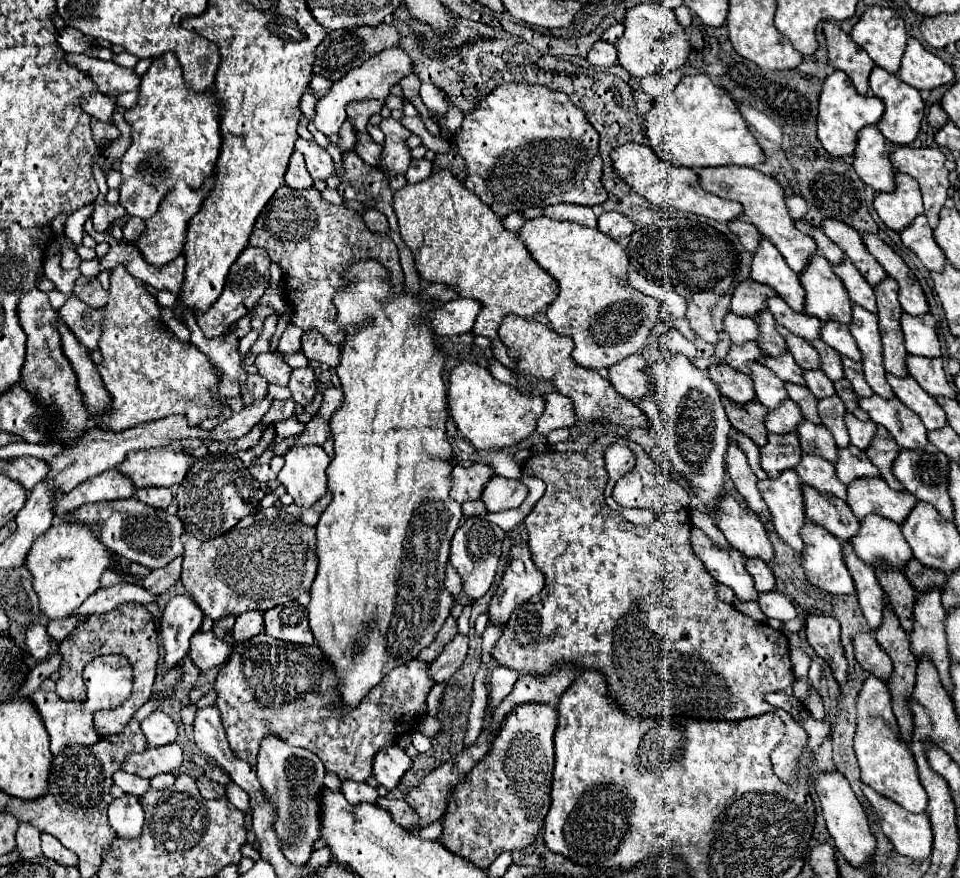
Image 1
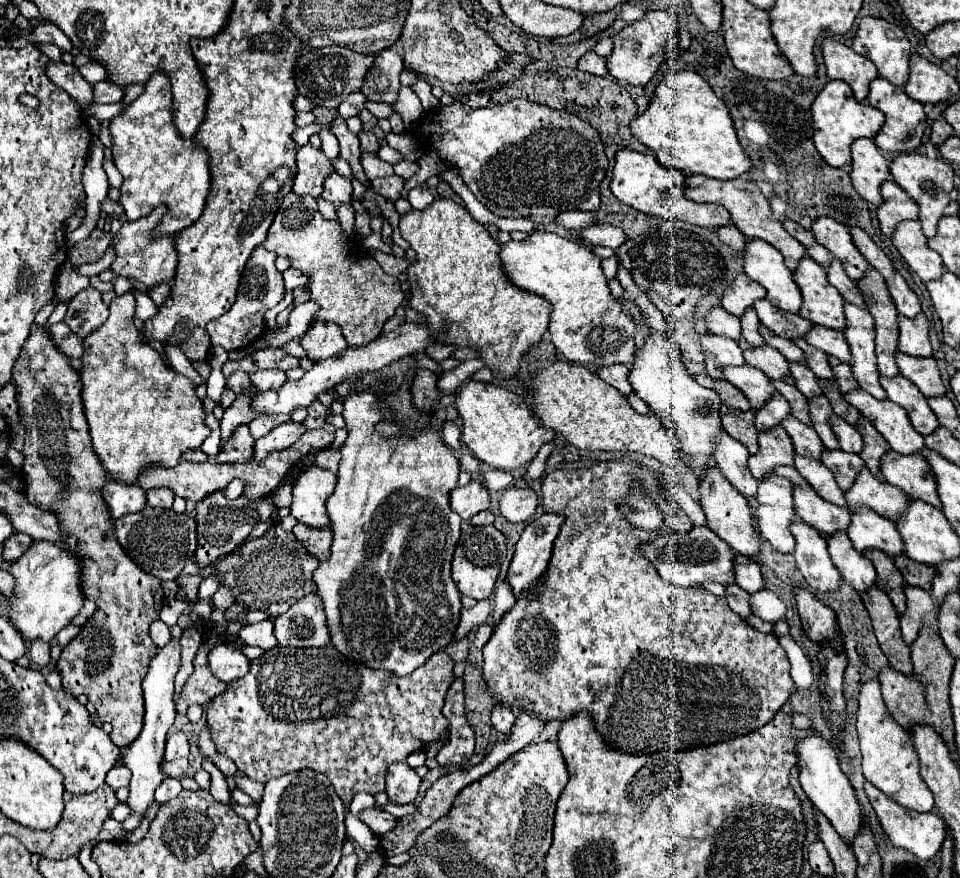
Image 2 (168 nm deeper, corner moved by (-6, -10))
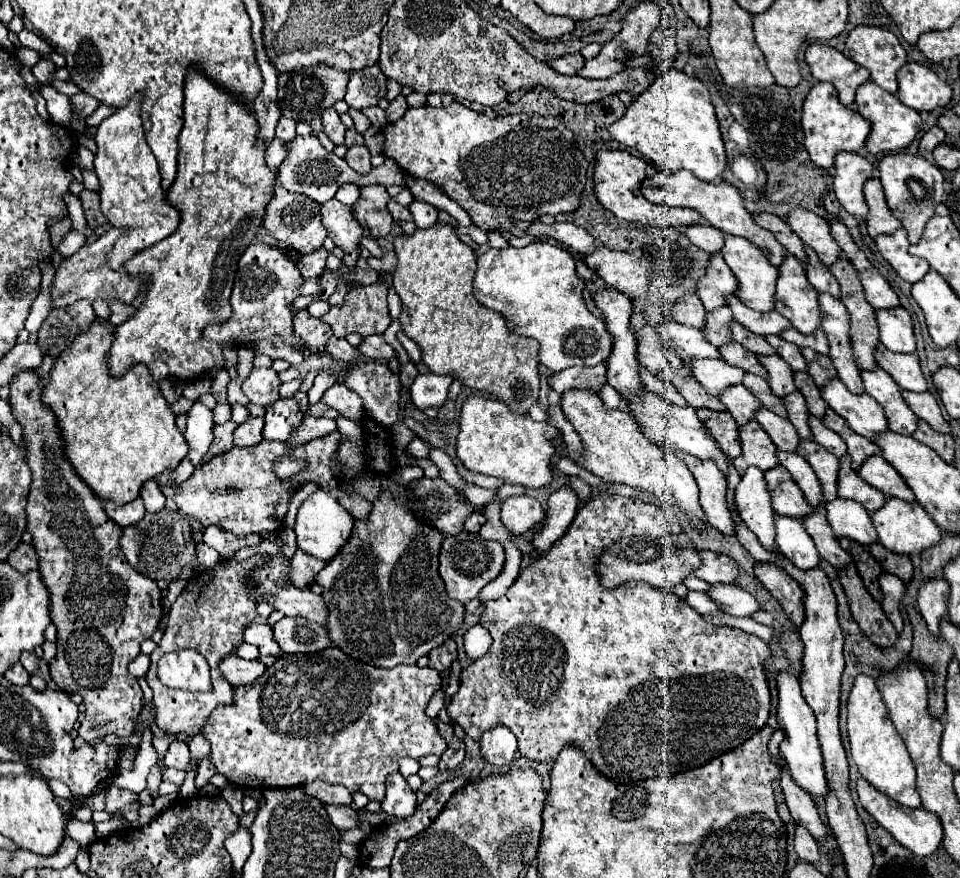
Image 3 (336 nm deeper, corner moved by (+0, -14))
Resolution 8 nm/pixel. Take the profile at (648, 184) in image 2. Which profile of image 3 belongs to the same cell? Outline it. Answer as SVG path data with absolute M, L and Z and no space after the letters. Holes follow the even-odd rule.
M599 151L595 155L595 171L593 171L593 191L597 197L597 203L611 211L615 217L633 221L633 223L643 223L643 225L661 225L661 227L685 227L701 221L701 215L693 209L683 209L683 207L669 207L669 205L657 205L647 201L641 195L641 181L647 177L647 163L627 151Z

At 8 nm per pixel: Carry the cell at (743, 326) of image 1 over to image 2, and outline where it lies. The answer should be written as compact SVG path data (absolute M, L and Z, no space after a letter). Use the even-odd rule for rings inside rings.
M715 307L715 309L709 313L709 317L707 317L707 329L709 329L713 335L739 341L741 321L739 321L739 317L729 315L727 311L723 311L723 307Z

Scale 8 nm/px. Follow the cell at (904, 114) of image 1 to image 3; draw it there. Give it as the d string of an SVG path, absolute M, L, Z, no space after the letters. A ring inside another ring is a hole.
M867 81L857 89L855 105L857 105L857 113L861 113L861 117L865 117L871 123L871 133L867 135L867 143L865 143L865 149L869 153L899 151L899 149L907 147L915 139L917 131L921 129L919 113L909 109L909 107L905 107L895 95L883 91L873 81Z

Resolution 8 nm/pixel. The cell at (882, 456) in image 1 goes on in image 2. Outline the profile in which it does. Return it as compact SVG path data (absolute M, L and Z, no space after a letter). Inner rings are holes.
M861 419L859 425L857 425L857 429L861 431L863 441L865 441L865 447L863 447L863 451L861 451L863 461L867 463L869 471L871 471L877 479L885 481L885 477L883 477L883 473L881 473L881 467L879 467L879 461L881 461L881 457L891 449L889 443L883 439L883 435L879 435L879 431L875 431L873 423L867 423L867 419Z

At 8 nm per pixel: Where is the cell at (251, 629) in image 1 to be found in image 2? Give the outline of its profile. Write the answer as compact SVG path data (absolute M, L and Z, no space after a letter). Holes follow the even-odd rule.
M265 619L255 625L245 625L239 631L239 637L245 645L257 645L261 649L273 649L277 645L277 639L273 635L273 621Z

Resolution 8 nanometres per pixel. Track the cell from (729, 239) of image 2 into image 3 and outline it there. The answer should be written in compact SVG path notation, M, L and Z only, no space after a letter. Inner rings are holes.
M695 223L695 225L689 225L683 229L685 237L701 247L703 251L707 253L719 253L721 247L723 247L723 233L717 231L715 227L709 227L707 223Z

